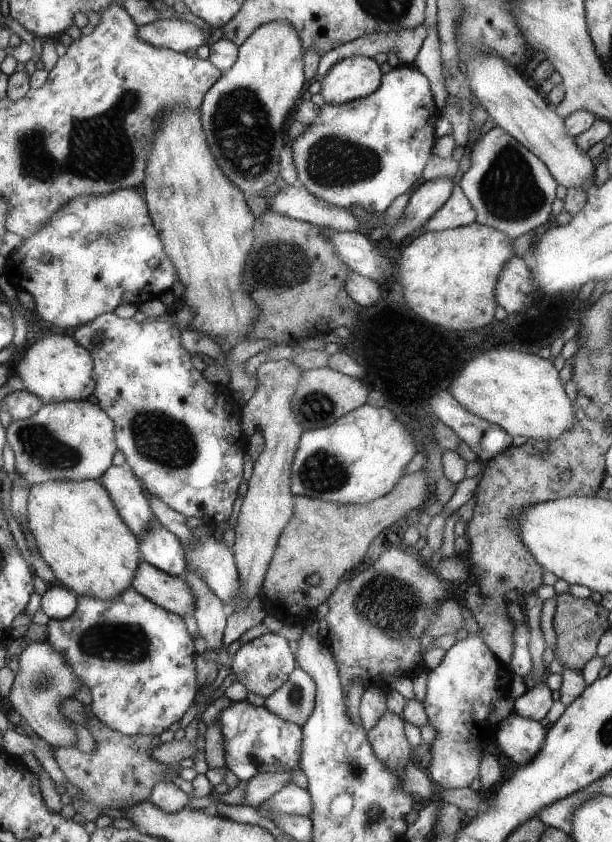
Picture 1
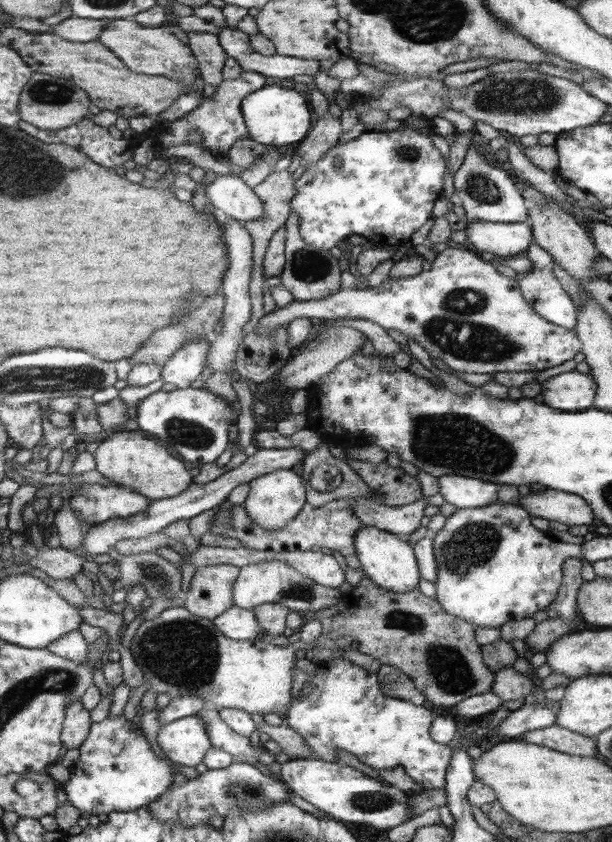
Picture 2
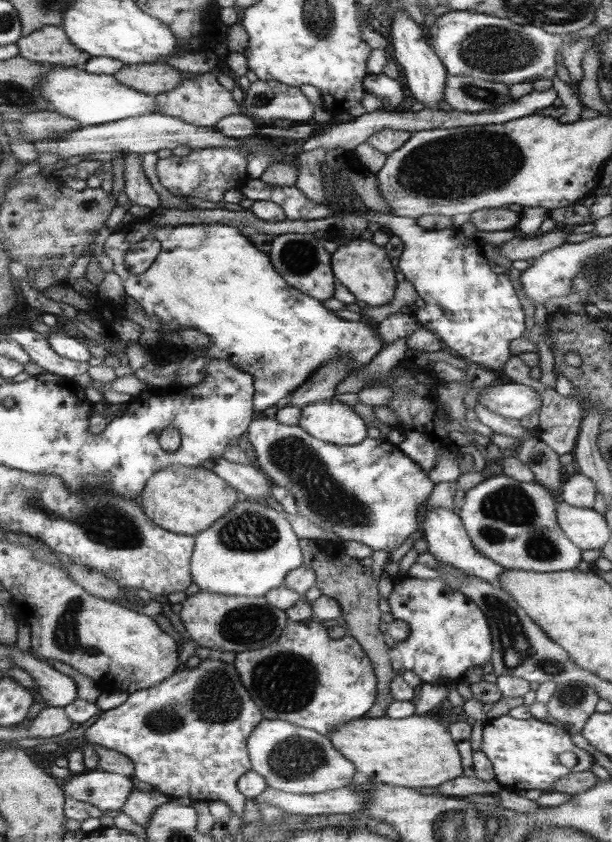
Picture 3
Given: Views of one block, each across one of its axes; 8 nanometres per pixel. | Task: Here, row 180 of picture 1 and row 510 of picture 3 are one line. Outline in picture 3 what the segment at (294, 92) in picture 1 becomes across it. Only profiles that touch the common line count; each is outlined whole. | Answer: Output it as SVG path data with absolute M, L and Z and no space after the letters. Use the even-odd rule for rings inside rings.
M263 501L237 502L229 512L210 529L195 536L196 545L192 557L194 584L200 591L234 597L260 597L270 590L285 585L285 579L294 569L305 563L304 552L298 546L298 536L292 532L290 522Z

